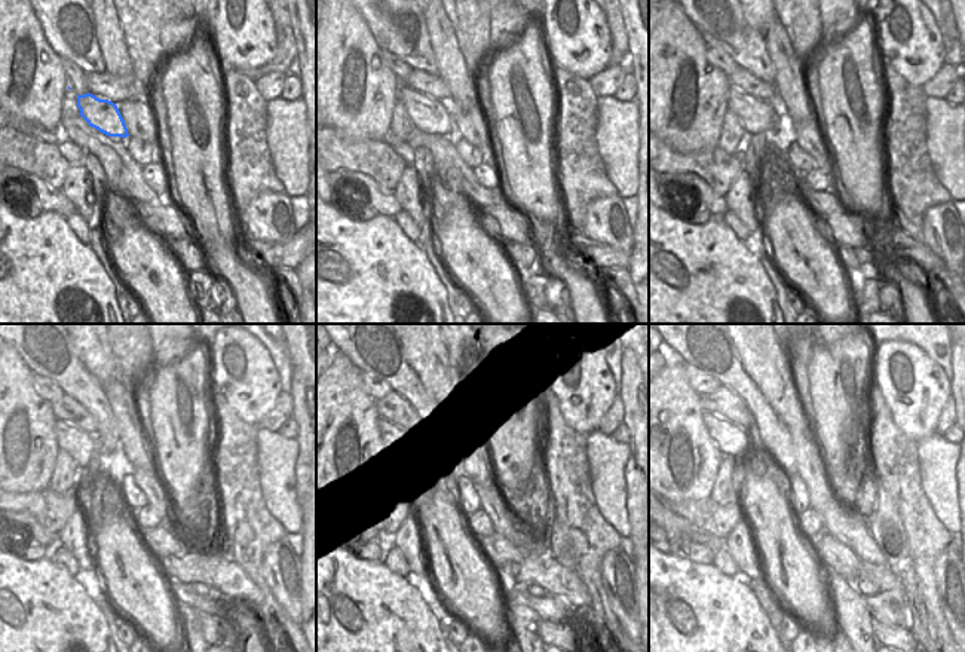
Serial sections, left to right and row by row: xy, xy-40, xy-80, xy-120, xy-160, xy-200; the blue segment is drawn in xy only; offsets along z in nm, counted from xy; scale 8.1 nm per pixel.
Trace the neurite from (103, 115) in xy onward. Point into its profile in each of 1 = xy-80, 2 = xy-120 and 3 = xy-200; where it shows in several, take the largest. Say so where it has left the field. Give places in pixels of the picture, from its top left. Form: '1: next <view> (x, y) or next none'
1: next xy-80 (756, 115)
2: next xy-120 (82, 446)
3: next xy-200 (732, 440)

